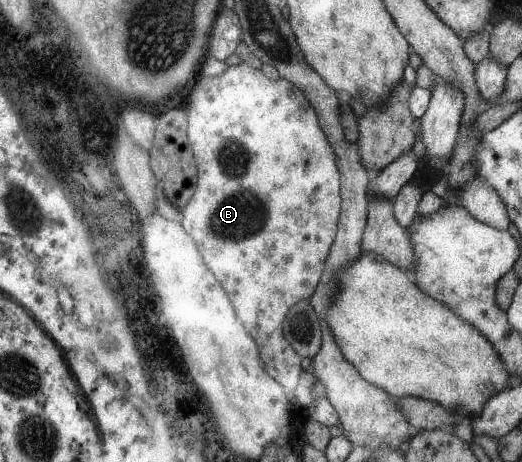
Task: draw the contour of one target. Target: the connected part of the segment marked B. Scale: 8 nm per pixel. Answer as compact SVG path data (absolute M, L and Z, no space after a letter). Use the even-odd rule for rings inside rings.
M244 61L237 66L229 67L221 75L201 78L191 90L188 106L187 136L198 166L198 187L187 206L181 209L178 218L183 222L185 230L197 242L197 248L205 258L205 266L209 266L209 270L217 274L221 286L229 290L229 298L233 298L233 306L237 306L237 316L241 318L241 322L245 322L245 326L249 326L249 334L257 338L257 346L261 346L260 359L268 374L281 383L281 386L292 391L299 384L299 376L305 362L286 341L282 325L293 306L299 304L301 300L307 300L309 296L313 296L313 292L316 292L317 282L321 282L321 277L324 276L325 262L328 261L332 249L333 236L337 234L337 218L341 216L343 196L339 160L336 158L335 148L328 141L328 136L320 125L316 108L293 82L289 82L289 79L283 76L277 80L270 79L261 68L254 68Z

